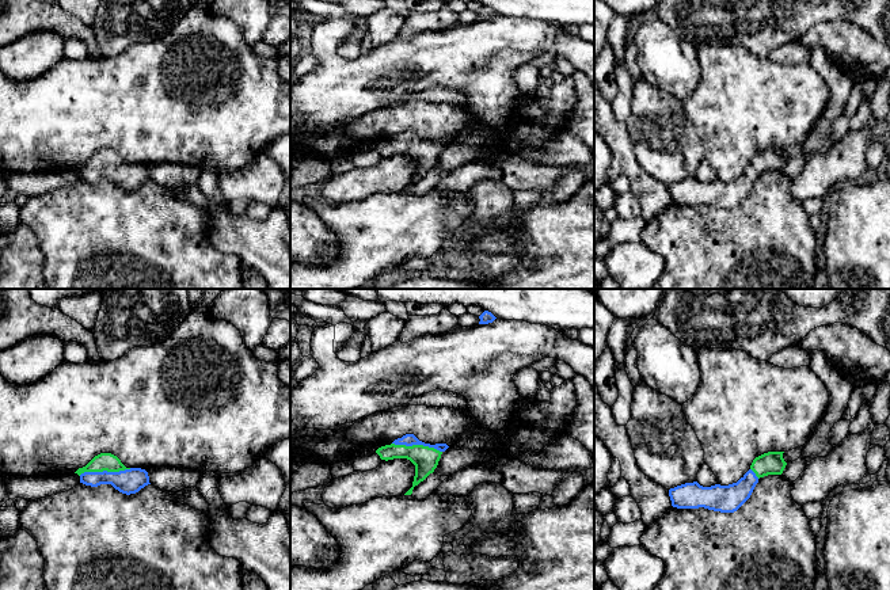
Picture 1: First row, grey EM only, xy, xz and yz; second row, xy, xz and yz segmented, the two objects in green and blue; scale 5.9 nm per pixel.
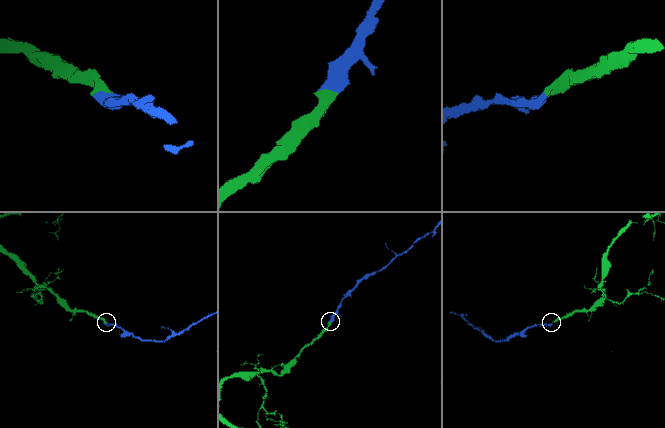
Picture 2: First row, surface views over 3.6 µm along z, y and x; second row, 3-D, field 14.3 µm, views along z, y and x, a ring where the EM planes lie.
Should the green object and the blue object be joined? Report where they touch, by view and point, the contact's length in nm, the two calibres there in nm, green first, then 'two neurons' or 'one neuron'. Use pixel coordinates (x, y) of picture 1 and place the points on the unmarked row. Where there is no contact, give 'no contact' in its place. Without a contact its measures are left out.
xy (105, 166) | 320 nm | 110/150 nm | one neuron

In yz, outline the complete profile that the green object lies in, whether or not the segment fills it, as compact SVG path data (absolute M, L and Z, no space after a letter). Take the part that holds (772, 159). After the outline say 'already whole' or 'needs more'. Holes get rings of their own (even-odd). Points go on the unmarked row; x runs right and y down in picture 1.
M768 148L756 153L750 165L737 179L729 182L703 183L693 178L670 184L672 202L677 205L704 203L720 209L734 209L750 194L760 174L783 170L787 161L783 149Z; needs more

